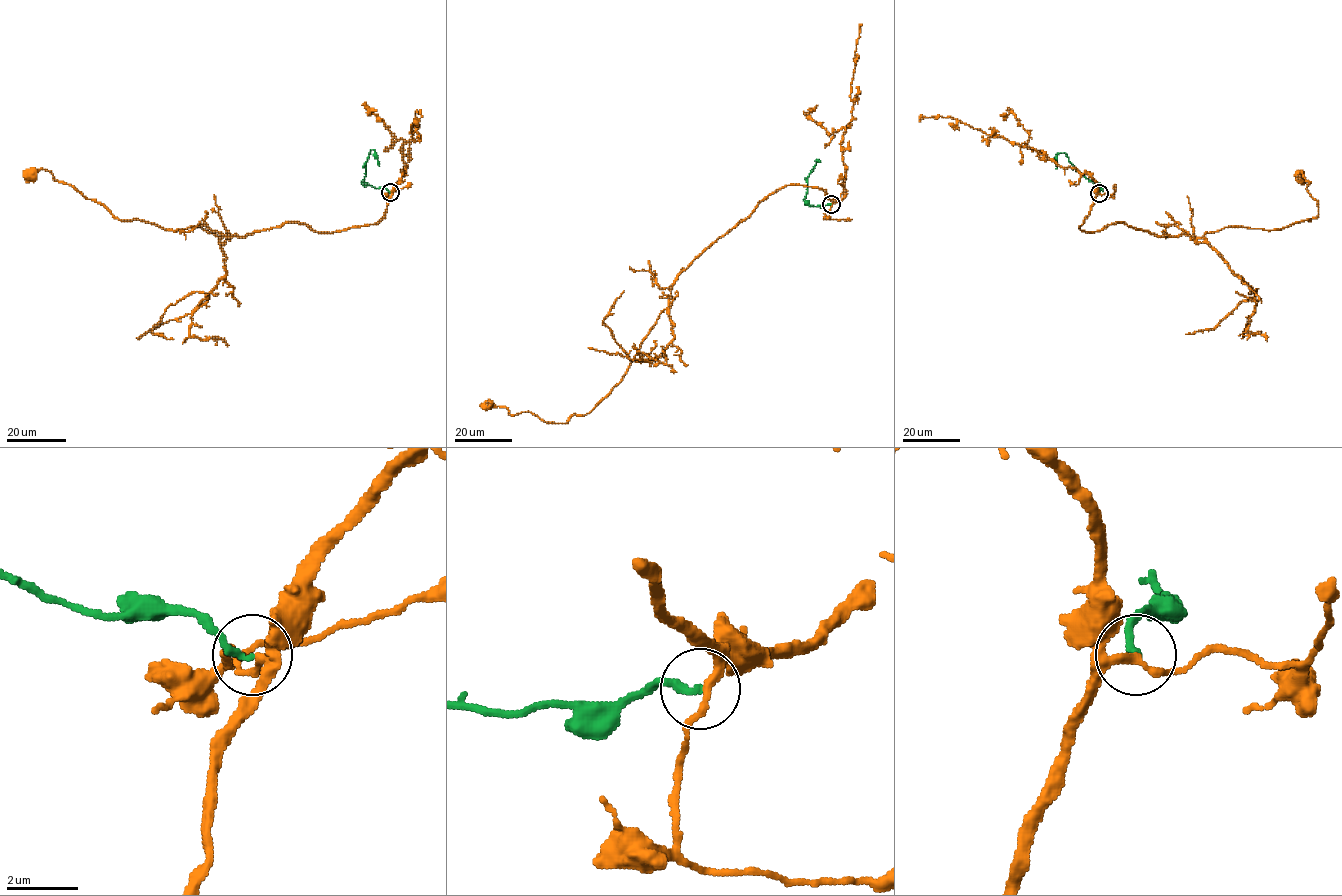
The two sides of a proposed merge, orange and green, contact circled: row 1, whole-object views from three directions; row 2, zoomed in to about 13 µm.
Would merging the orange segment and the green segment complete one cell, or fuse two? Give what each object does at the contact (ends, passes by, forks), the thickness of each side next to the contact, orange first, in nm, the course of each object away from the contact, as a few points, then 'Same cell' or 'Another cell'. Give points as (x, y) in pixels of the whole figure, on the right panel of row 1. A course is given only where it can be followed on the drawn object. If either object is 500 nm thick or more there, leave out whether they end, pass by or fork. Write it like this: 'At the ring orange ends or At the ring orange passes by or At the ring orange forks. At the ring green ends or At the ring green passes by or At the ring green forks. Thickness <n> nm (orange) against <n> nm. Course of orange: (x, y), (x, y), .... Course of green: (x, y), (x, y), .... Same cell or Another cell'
At the ring orange passes by. At the ring green ends. Thickness 200 nm (orange) against 200 nm. Course of orange: (1099, 193), (1083, 231), (1123, 222), (1159, 236), (1201, 237), (1310, 221), (1318, 203), (1298, 176). Course of green: (1099, 193), (1101, 187), (1086, 178), (1064, 153), (1057, 155), (1056, 168). Same cell

